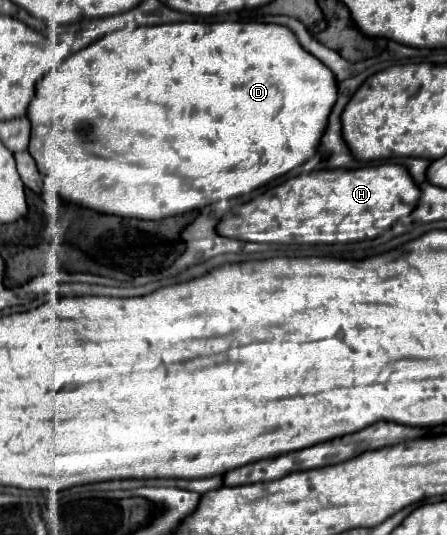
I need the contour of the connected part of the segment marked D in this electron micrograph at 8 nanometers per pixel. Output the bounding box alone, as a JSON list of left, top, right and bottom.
[27,22,335,220]

